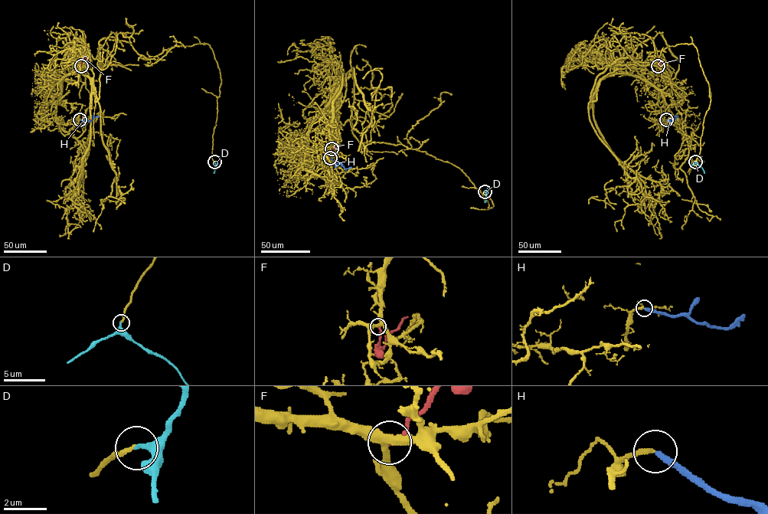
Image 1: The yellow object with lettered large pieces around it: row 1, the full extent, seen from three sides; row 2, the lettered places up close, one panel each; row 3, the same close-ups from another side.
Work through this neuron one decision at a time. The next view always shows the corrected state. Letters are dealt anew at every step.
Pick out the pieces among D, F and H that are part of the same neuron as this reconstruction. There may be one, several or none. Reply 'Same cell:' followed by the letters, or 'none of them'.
Same cell: D

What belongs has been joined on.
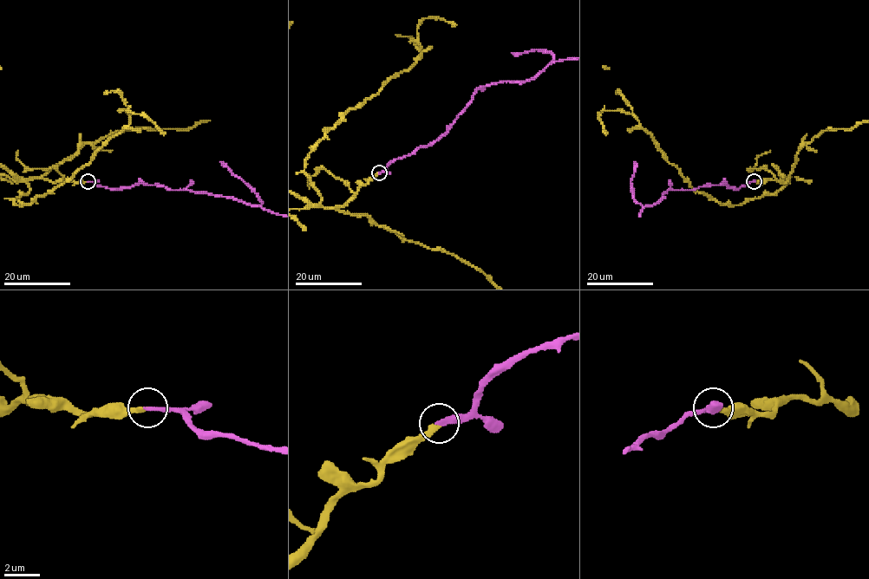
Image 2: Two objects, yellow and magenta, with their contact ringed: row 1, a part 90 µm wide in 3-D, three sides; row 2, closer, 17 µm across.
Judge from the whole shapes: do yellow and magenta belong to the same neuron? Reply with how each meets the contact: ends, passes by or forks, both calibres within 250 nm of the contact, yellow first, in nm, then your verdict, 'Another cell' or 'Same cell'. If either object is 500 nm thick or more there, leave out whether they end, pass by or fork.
At the ring yellow ends. At the ring magenta ends. Thickness 280 nm (yellow) against 240 nm. Same cell

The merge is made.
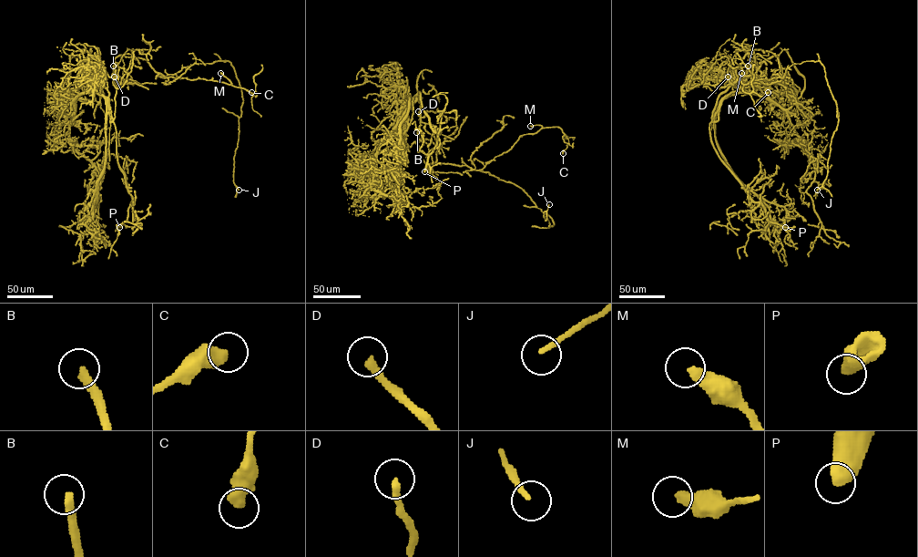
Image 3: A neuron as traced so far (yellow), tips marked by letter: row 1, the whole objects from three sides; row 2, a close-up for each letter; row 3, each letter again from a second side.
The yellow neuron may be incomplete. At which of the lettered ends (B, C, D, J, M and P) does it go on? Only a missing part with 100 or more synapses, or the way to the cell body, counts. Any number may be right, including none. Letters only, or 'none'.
B, D, P

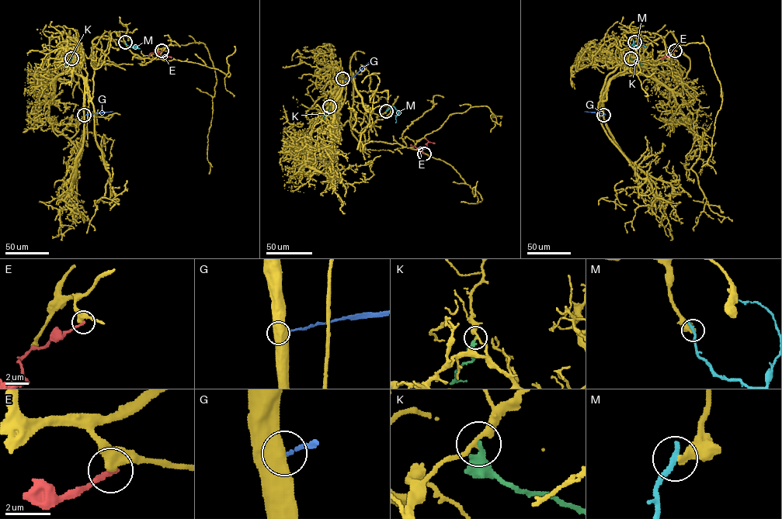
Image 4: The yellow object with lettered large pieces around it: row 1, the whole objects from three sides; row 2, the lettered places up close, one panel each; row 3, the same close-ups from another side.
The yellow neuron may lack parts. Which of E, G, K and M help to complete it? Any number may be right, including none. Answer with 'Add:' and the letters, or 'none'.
Add: none

